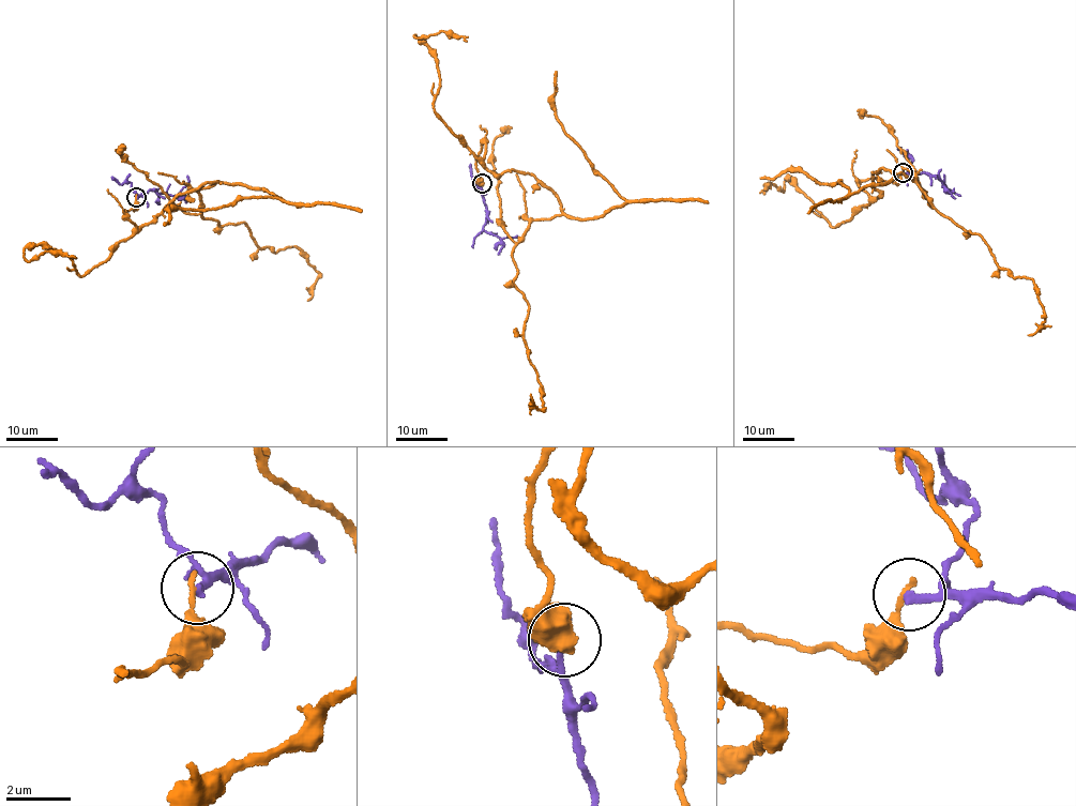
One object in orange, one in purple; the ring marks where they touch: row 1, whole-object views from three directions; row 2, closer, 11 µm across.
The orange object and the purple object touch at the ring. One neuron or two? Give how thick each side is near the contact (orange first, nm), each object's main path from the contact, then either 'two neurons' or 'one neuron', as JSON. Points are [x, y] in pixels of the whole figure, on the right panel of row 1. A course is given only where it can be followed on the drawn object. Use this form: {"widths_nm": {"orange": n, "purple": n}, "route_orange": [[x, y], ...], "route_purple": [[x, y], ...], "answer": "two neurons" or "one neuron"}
{"widths_nm": {"orange": 190, "purple": 240}, "route_orange": [[902, 173], [859, 184], [877, 198], [872, 172], [911, 178], [1001, 269], [1032, 278], [1044, 320], [1028, 334]], "route_purple": [[903, 173], [930, 173], [942, 181], [941, 187], [943, 184], [938, 176], [941, 169]], "answer": "two neurons"}

